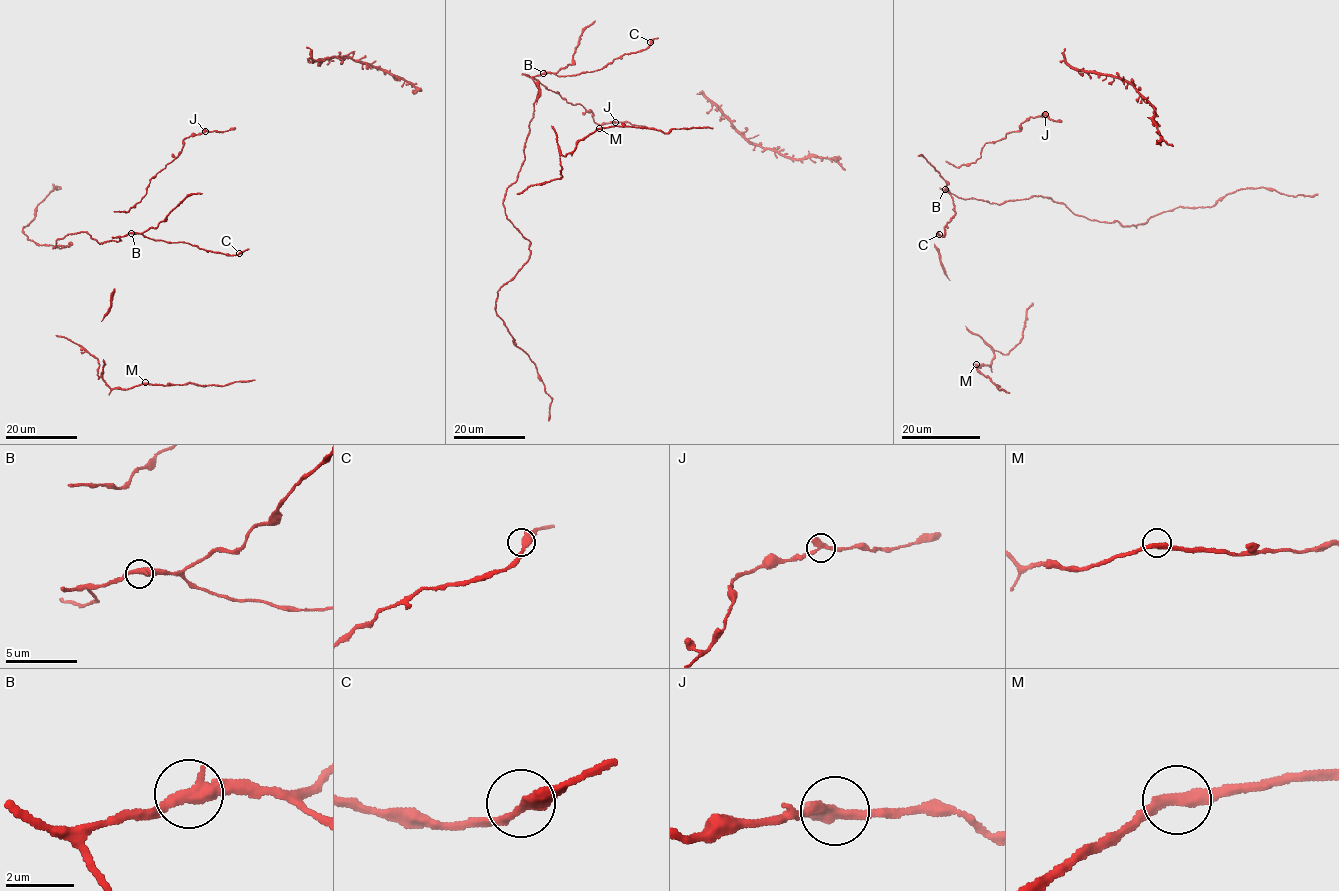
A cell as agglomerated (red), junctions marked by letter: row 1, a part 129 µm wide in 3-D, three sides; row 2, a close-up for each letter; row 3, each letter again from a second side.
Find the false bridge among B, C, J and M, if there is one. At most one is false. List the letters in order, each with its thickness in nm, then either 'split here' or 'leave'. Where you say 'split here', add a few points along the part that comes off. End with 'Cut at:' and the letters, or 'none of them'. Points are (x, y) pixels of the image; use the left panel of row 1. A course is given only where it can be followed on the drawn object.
B: 400 nm | leave
C: 360 nm | leave
J: 380 nm | leave
M: 340 nm | leave
Cut at: none of them

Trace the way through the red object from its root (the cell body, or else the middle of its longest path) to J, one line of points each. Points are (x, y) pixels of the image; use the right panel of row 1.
J: (955, 167), (974, 162), (986, 143), (1018, 131), (1020, 124), (1030, 118), (1045, 114)

